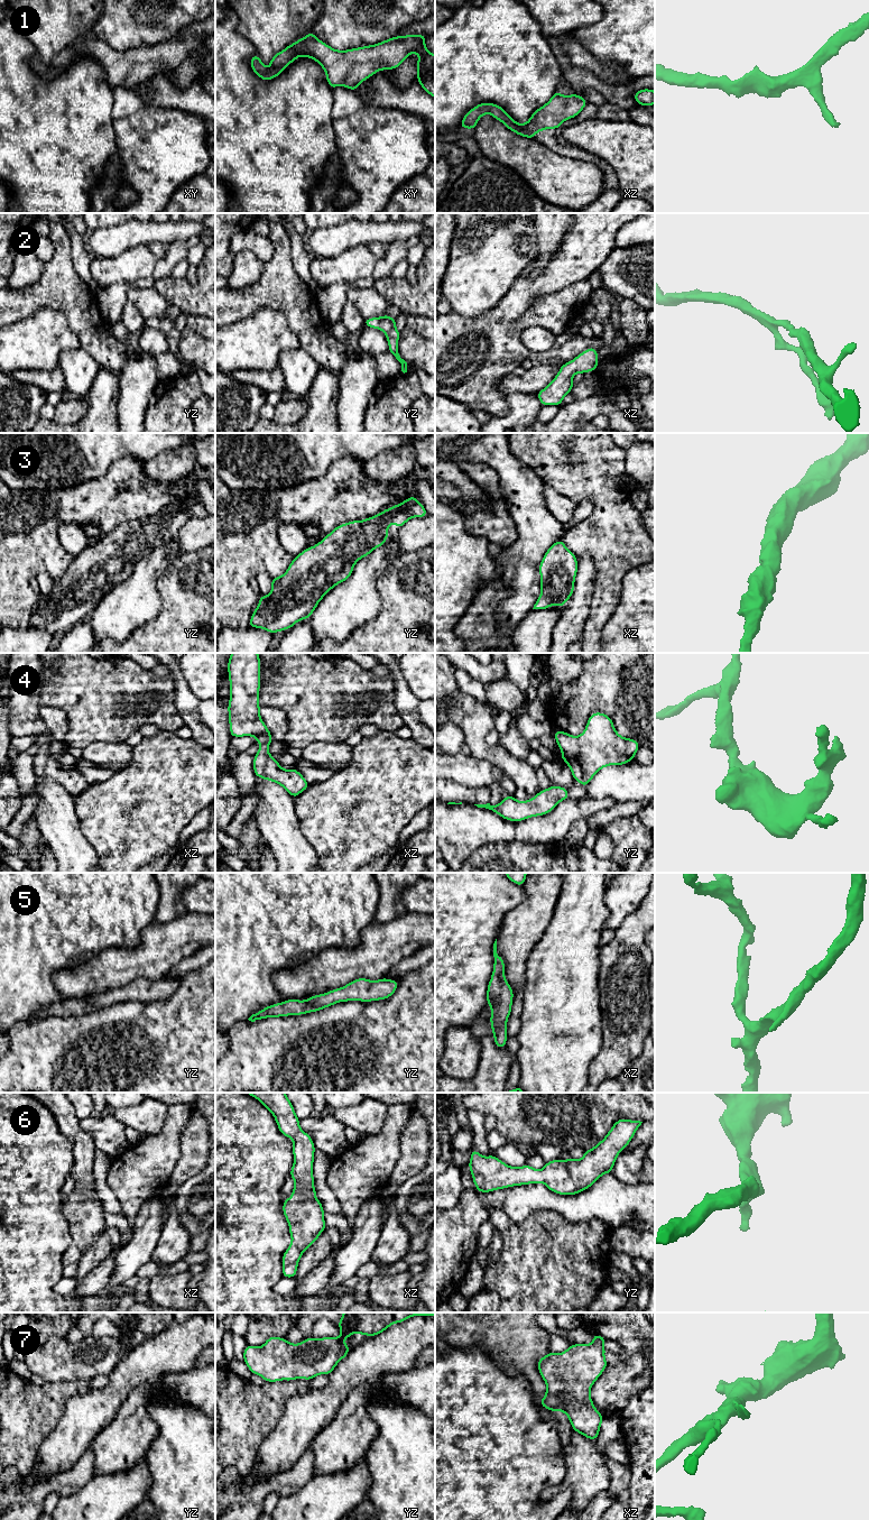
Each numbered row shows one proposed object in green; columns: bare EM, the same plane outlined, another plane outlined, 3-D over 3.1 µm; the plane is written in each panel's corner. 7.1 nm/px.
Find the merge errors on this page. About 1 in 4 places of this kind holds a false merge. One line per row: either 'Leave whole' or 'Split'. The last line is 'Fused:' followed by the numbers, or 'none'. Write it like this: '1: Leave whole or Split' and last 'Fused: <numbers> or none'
1: Leave whole
2: Leave whole
3: Leave whole
4: Leave whole
5: Leave whole
6: Leave whole
7: Leave whole
Fused: none

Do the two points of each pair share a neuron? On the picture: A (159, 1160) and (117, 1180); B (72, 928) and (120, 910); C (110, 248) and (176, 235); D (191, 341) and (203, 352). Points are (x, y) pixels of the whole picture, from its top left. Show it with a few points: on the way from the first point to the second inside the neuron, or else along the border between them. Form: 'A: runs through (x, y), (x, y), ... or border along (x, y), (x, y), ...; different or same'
A: runs through (149, 1163), (133, 1177), (127, 1178); same
B: runs through (84, 918), (92, 910), (108, 910); same
C: runs through (127, 236), (130, 233), (159, 233); same
D: runs through (194, 344), (200, 350); same

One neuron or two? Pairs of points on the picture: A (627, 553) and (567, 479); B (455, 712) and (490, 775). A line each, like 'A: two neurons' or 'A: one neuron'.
A: one neuron
B: two neurons

